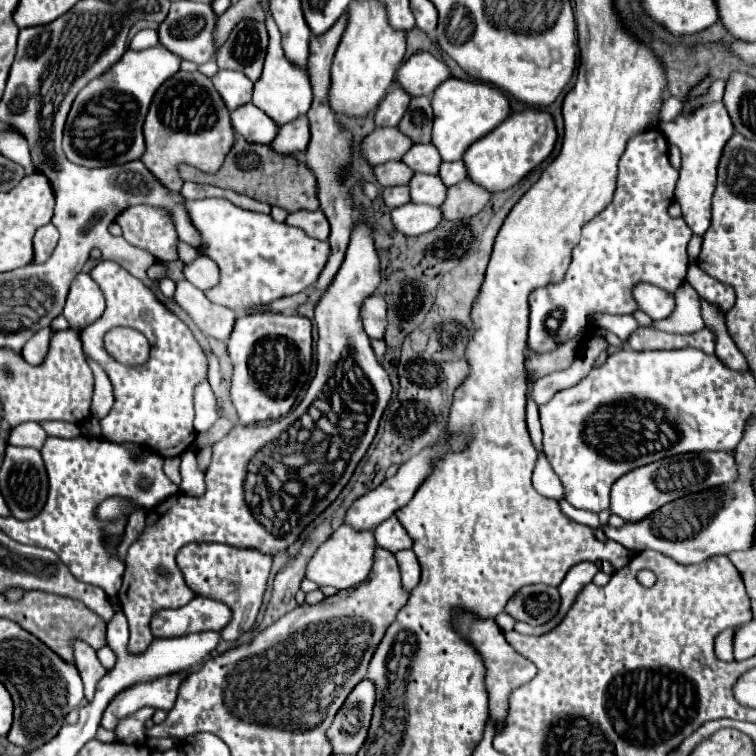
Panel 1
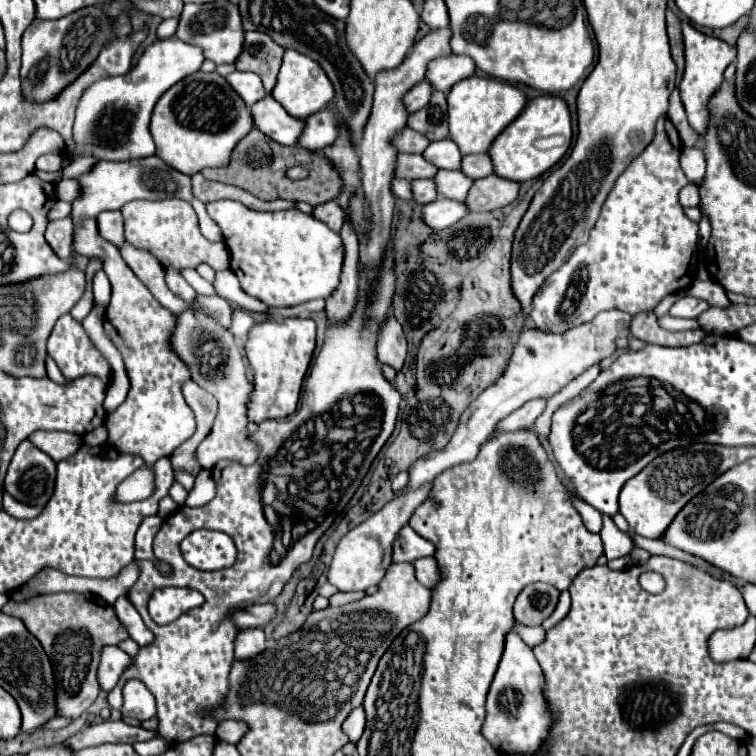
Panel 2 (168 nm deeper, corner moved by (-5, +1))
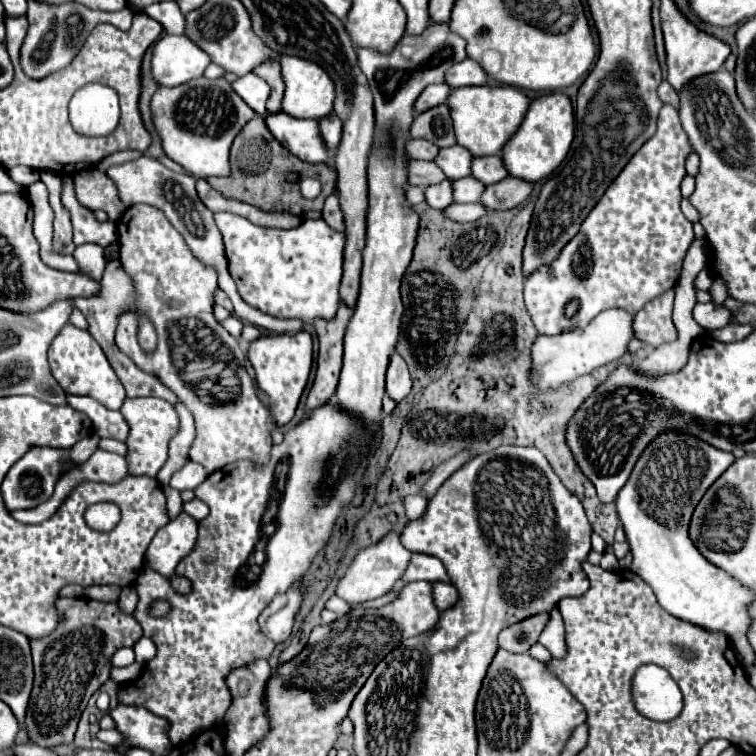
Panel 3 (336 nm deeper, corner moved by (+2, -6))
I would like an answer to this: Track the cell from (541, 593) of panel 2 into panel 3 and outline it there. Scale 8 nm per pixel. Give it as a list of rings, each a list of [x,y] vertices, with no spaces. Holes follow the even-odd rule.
[[[536,614],[534,618],[526,618],[514,626],[508,626],[500,632],[498,646],[508,652],[528,652],[532,644],[538,642],[544,626],[548,624],[548,614]]]

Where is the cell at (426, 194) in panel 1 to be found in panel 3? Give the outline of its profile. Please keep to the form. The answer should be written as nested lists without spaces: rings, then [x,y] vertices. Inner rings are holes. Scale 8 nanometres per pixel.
[[[474,176],[454,180],[454,200],[456,202],[480,202],[484,188],[486,184],[482,184]]]

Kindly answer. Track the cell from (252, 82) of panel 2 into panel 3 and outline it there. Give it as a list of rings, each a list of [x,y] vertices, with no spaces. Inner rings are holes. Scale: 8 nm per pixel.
[[[246,74],[232,84],[234,92],[256,112],[266,114],[266,100],[270,96],[270,86],[256,74]]]

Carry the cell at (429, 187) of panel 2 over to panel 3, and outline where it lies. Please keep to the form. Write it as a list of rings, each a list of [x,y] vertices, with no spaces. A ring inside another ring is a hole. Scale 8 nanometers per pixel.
[[[444,180],[440,184],[434,184],[434,186],[428,186],[426,188],[426,202],[432,206],[432,208],[438,208],[438,210],[444,210],[448,208],[450,204],[454,204],[454,196],[452,196],[452,180]]]

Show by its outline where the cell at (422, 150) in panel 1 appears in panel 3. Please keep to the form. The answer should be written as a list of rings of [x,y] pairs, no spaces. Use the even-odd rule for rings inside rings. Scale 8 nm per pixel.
[[[450,146],[450,148],[442,148],[438,158],[434,160],[442,172],[450,178],[450,180],[458,180],[464,176],[470,176],[470,166],[472,166],[472,154],[470,150],[466,150],[464,146]]]

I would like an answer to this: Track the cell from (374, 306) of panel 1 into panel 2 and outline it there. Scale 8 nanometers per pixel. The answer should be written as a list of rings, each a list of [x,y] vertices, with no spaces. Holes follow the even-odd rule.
[[[389,313],[381,325],[379,339],[377,339],[379,363],[387,363],[395,371],[399,371],[403,367],[403,361],[405,361],[405,351],[407,351],[407,341],[403,335],[401,323]]]

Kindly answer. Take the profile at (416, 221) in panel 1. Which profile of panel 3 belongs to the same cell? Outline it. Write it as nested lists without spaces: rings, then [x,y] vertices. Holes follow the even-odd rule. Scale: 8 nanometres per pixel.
[[[454,204],[446,208],[446,214],[450,214],[450,218],[458,220],[458,222],[474,222],[478,218],[482,218],[488,212],[488,208],[484,204]]]

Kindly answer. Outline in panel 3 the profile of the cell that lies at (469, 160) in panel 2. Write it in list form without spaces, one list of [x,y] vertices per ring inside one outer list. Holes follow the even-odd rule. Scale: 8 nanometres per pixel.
[[[478,156],[474,158],[472,176],[486,184],[496,184],[508,176],[508,170],[500,156]]]

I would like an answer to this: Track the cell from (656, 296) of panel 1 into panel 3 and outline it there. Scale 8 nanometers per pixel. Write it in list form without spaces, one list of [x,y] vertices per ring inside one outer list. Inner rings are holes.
[[[696,304],[694,306],[694,320],[706,328],[706,330],[716,330],[716,328],[724,328],[732,322],[734,314],[724,308],[724,306],[716,306],[716,304]]]

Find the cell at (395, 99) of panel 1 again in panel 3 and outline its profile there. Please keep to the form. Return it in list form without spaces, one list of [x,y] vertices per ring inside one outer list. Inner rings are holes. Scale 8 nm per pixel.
[[[444,82],[444,84],[430,84],[430,86],[418,96],[418,100],[416,100],[416,104],[414,104],[414,110],[416,110],[416,112],[424,112],[424,110],[428,110],[428,108],[440,106],[440,104],[444,104],[444,102],[448,100],[450,92],[452,92],[452,86],[446,86],[446,82]]]

